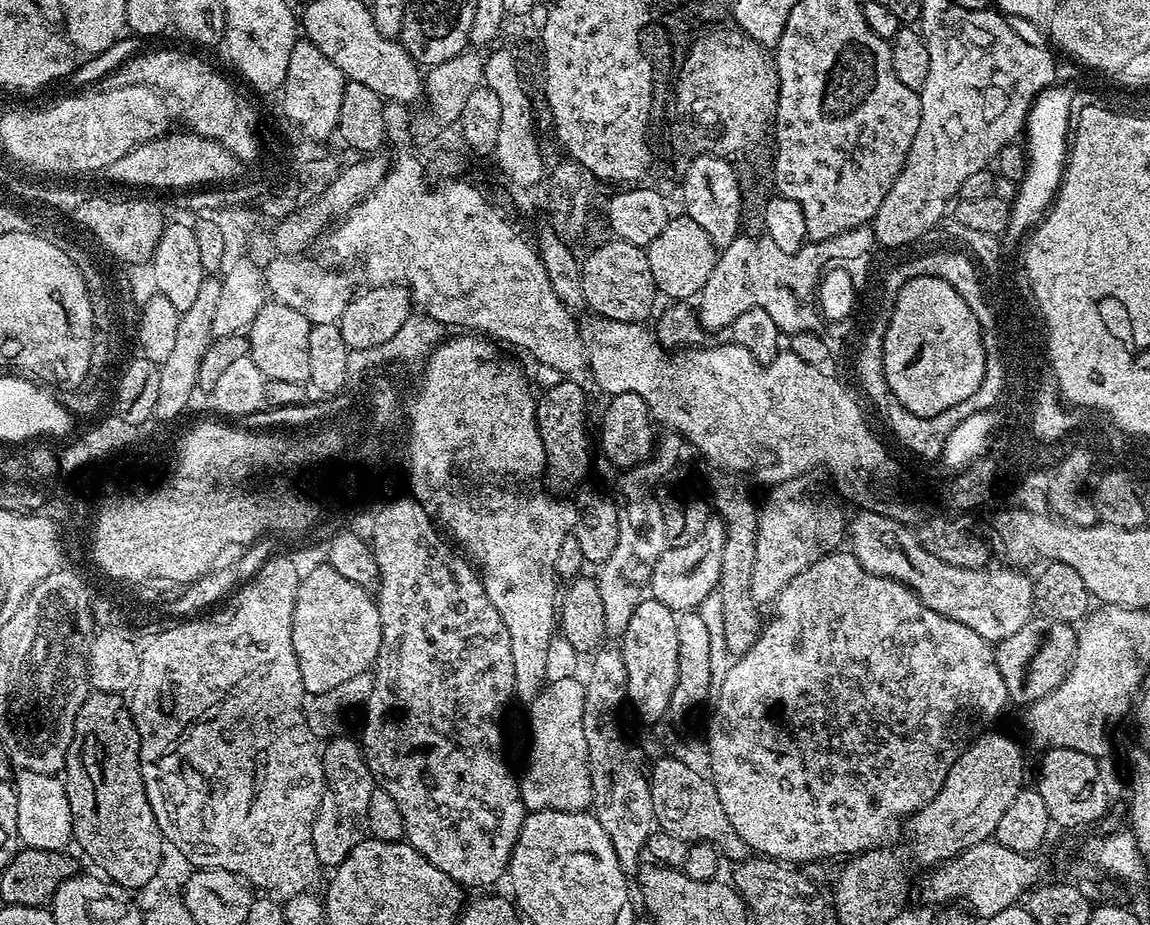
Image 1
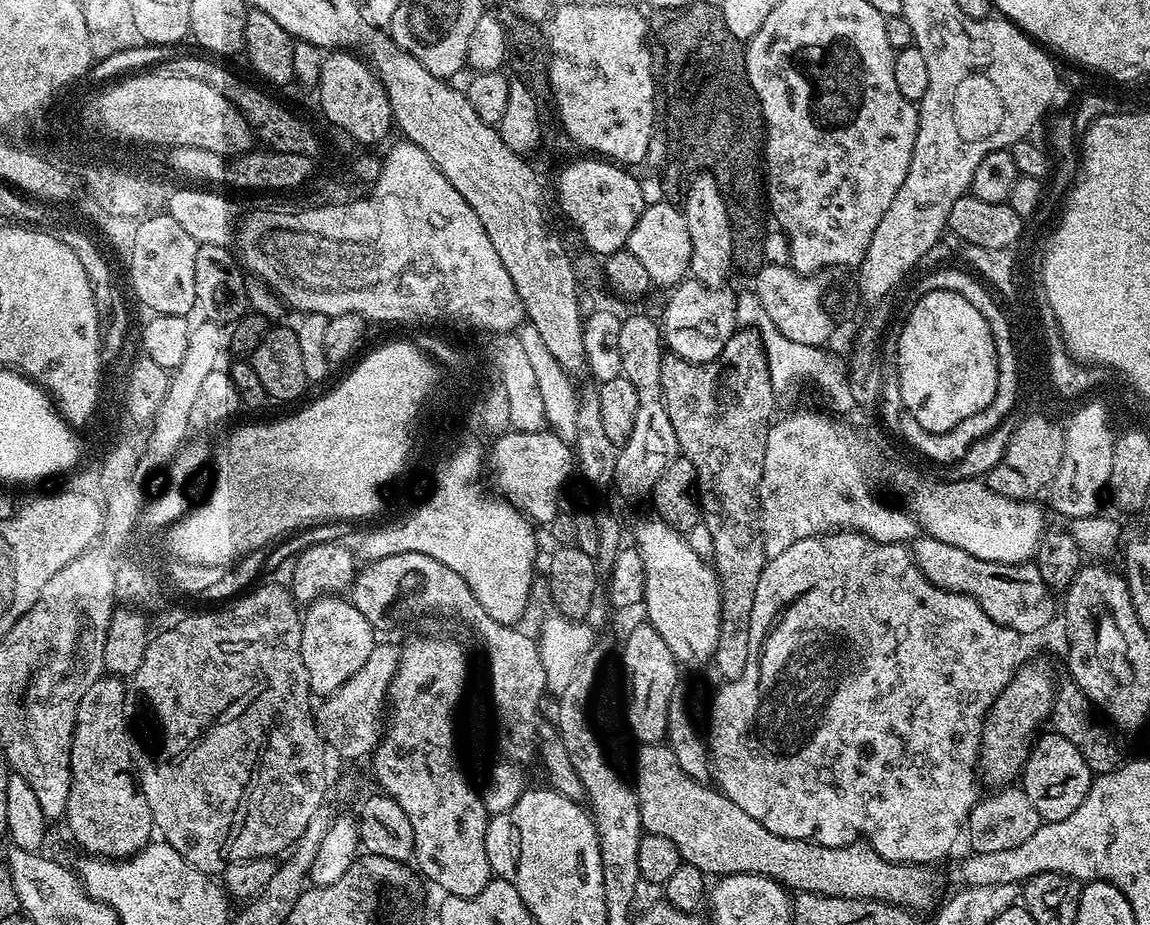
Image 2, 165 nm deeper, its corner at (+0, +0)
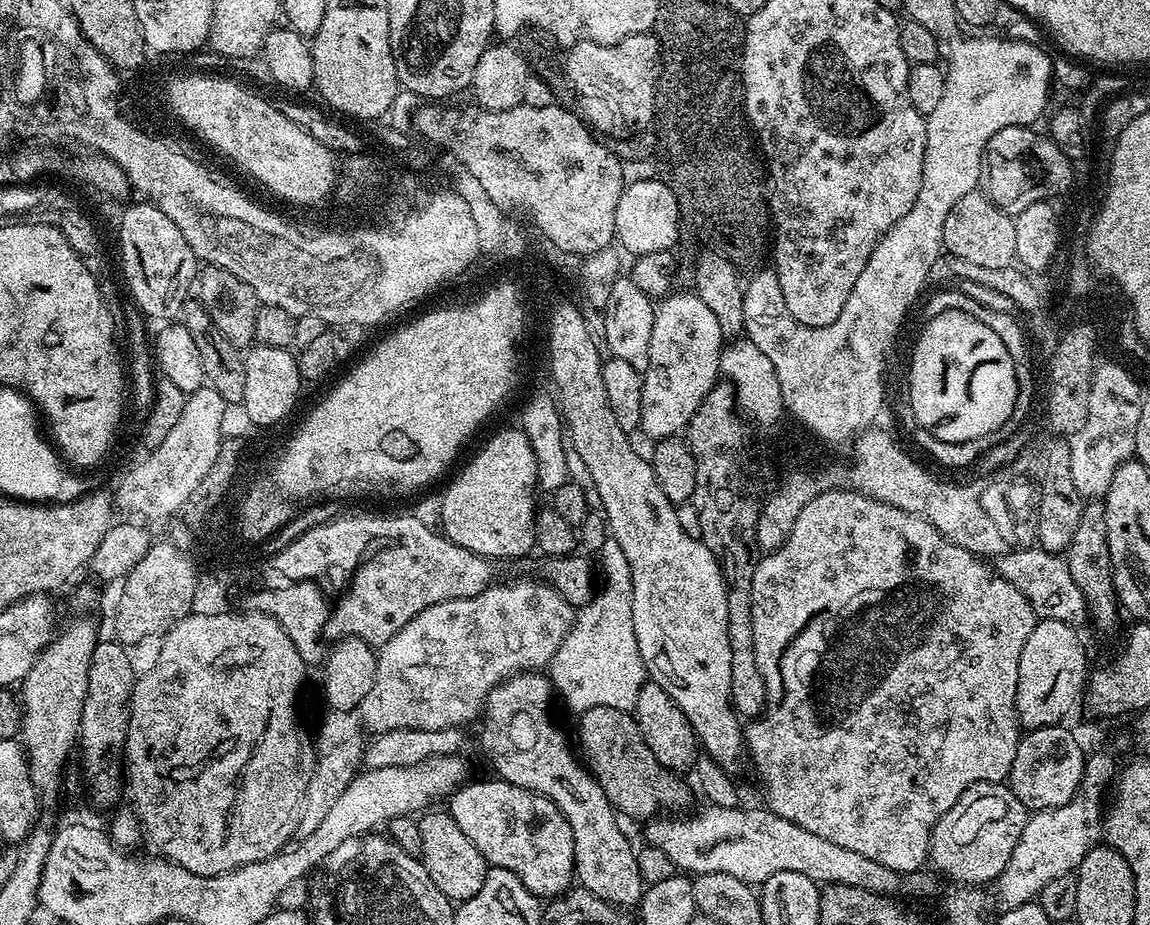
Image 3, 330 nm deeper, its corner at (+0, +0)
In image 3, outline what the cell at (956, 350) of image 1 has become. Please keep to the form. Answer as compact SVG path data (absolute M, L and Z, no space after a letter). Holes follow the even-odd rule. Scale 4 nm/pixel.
M939 312L937 316L931 317L927 323L928 325L921 330L920 337L916 340L916 349L912 352L912 365L908 368L908 395L906 395L906 401L913 410L915 423L919 427L925 428L930 434L934 434L934 438L938 438L943 444L970 442L974 438L982 438L982 434L990 434L994 430L998 430L998 426L1002 426L1002 422L1006 422L1006 418L1012 416L1018 398L1018 390L1020 389L1016 377L1016 367L1010 358L1010 350L1006 350L1006 346L1002 346L1002 338L998 338L998 334L994 334L994 330L990 330L990 326L978 322L978 318L970 318L970 314L965 312Z

